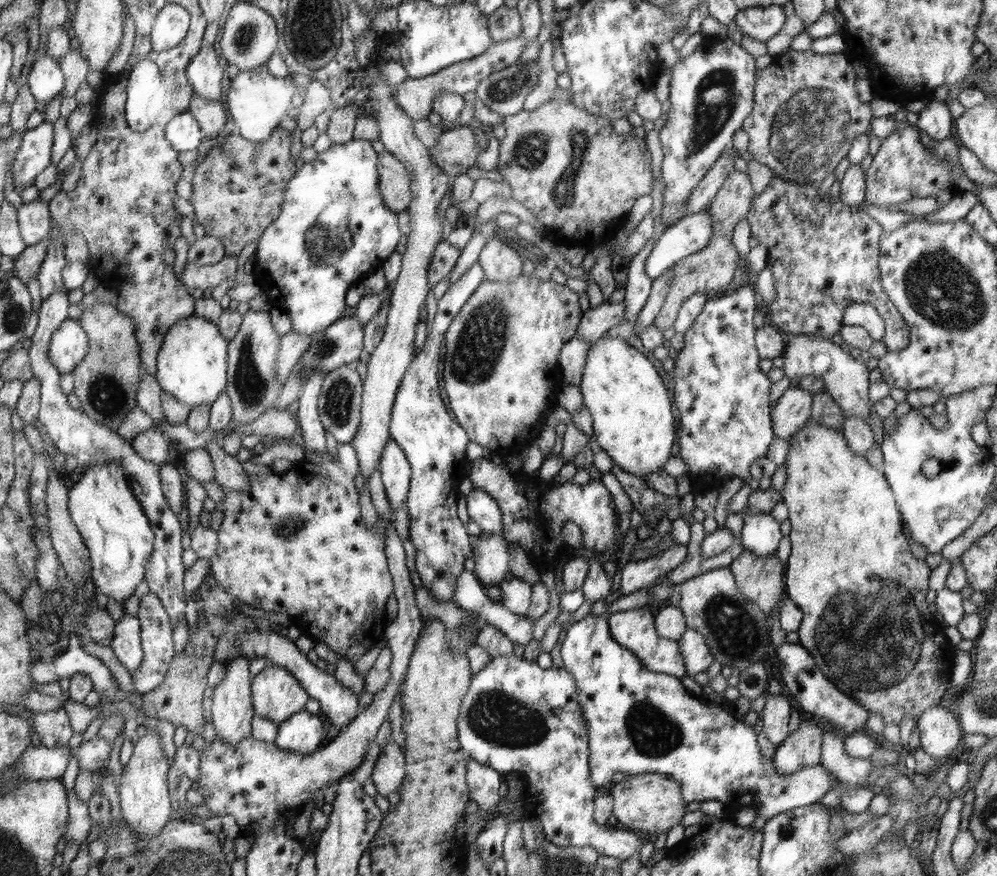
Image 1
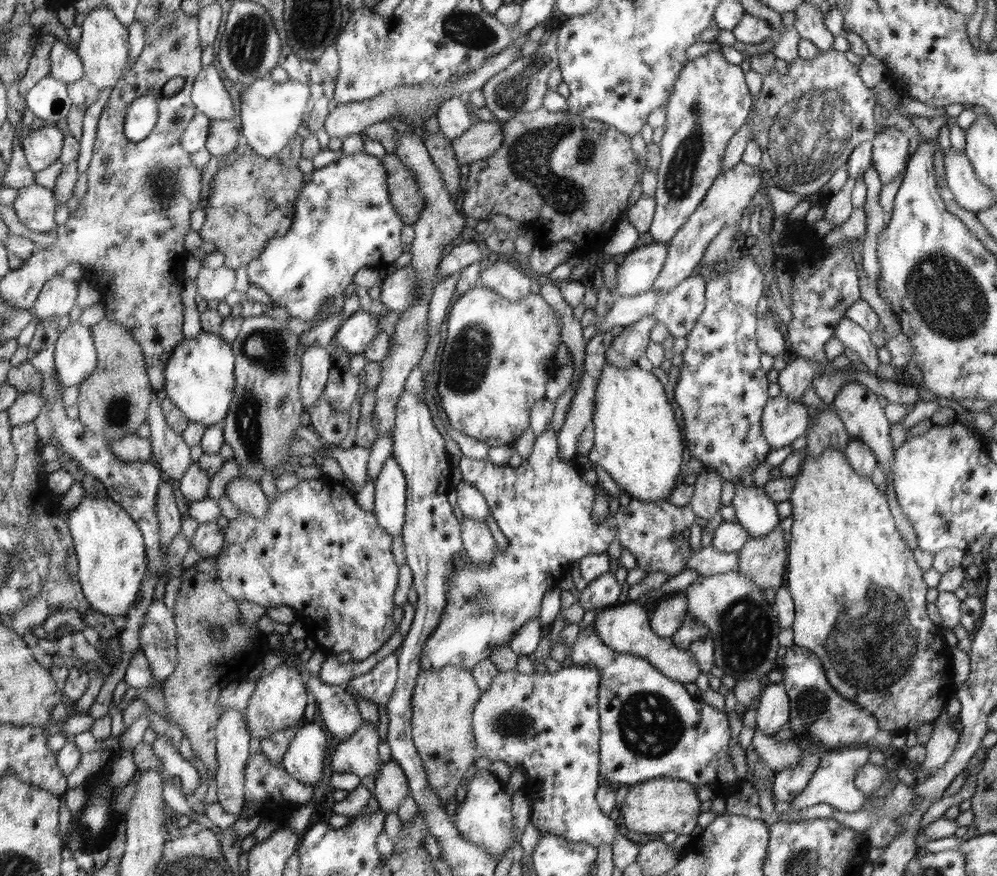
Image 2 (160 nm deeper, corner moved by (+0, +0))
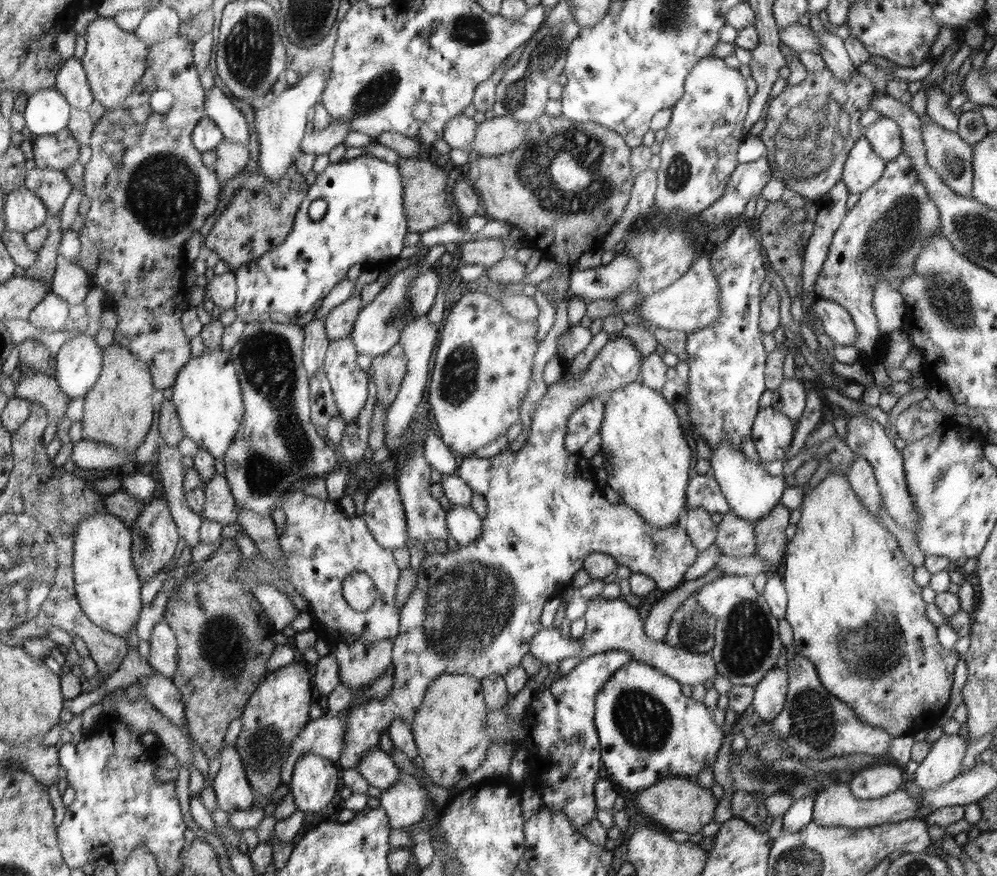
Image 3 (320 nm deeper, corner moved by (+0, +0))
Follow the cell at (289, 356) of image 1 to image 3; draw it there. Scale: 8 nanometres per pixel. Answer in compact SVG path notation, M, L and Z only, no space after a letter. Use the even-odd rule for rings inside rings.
M353 295L340 306L336 306L323 320L327 337L330 340L348 337L362 308L364 308L362 299Z

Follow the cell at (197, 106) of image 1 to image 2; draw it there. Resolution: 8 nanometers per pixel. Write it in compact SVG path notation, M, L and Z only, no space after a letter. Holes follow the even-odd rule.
M233 119L211 120L206 150L211 156L223 158L238 148L238 127Z

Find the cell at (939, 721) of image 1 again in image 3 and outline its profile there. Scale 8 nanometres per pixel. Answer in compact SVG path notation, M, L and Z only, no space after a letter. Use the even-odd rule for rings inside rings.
M944 733L939 740L931 744L927 758L919 764L920 766L914 773L916 786L920 787L922 791L930 791L938 789L958 777L961 774L960 767L962 766L966 751L967 742L964 738L958 734L948 736L948 734Z

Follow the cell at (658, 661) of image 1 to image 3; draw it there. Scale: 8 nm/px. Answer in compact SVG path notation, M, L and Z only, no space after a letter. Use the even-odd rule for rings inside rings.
M596 597L590 599L585 610L583 619L585 620L585 631L581 636L582 650L584 657L588 655L598 654L609 650L626 651L633 654L633 658L647 665L653 666L674 678L681 685L702 684L710 678L714 679L717 672L715 670L715 662L709 652L693 653L683 650L682 648L670 646L664 641L656 641L646 636L643 630L643 623L640 619L641 612L632 607L624 599L605 599Z

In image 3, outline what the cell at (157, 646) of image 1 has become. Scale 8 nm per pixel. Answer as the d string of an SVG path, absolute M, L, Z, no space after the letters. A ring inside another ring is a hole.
M163 619L158 621L151 631L150 666L162 676L172 677L177 669L177 638L174 630Z

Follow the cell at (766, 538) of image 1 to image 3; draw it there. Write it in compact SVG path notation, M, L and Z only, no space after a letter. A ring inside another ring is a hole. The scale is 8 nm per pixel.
M724 441L711 449L709 462L711 472L730 505L730 513L748 523L755 524L760 518L766 518L774 510L774 505L781 500L784 489L787 487L784 476L770 475L766 472L763 463L750 460L744 451L734 448L731 442Z

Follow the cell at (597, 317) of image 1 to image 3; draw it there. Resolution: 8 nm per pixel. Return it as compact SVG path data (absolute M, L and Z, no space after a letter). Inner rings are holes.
M701 254L696 257L695 262L674 285L666 287L662 291L656 291L652 295L642 299L634 313L644 320L648 320L666 330L677 330L685 332L687 335L692 334L696 330L702 330L707 326L716 322L718 313L720 313L720 302L718 302L718 282L712 274L710 268L711 256Z

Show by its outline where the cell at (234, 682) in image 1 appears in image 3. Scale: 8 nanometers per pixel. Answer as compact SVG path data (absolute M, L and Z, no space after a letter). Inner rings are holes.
M236 744L224 746L218 758L221 767L212 784L220 810L232 814L250 809L256 792L246 775L245 760L242 760Z

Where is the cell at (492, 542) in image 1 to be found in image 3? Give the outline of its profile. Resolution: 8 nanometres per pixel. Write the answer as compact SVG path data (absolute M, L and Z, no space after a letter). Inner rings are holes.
M451 504L446 514L446 526L449 536L452 536L459 545L472 544L482 532L480 516L470 506Z

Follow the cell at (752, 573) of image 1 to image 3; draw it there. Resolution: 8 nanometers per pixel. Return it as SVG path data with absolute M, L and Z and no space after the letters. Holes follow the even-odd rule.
M778 501L774 505L774 510L766 516L766 518L760 518L754 525L754 532L757 540L757 547L755 550L756 556L763 558L769 562L769 574L779 574L782 571L783 558L787 547L788 538L784 532L790 524L790 510L786 508L786 505L782 504L782 501Z

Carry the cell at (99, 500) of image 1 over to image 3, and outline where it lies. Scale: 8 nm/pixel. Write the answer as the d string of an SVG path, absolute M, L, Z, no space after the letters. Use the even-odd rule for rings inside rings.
M106 511L88 516L78 525L78 546L73 546L73 574L78 574L81 609L102 630L126 639L139 621L142 581L130 556L131 527Z

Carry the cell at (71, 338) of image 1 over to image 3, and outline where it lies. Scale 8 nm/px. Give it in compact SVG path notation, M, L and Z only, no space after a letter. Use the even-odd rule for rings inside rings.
M82 332L60 347L54 379L72 398L84 398L97 385L104 369L104 350Z

